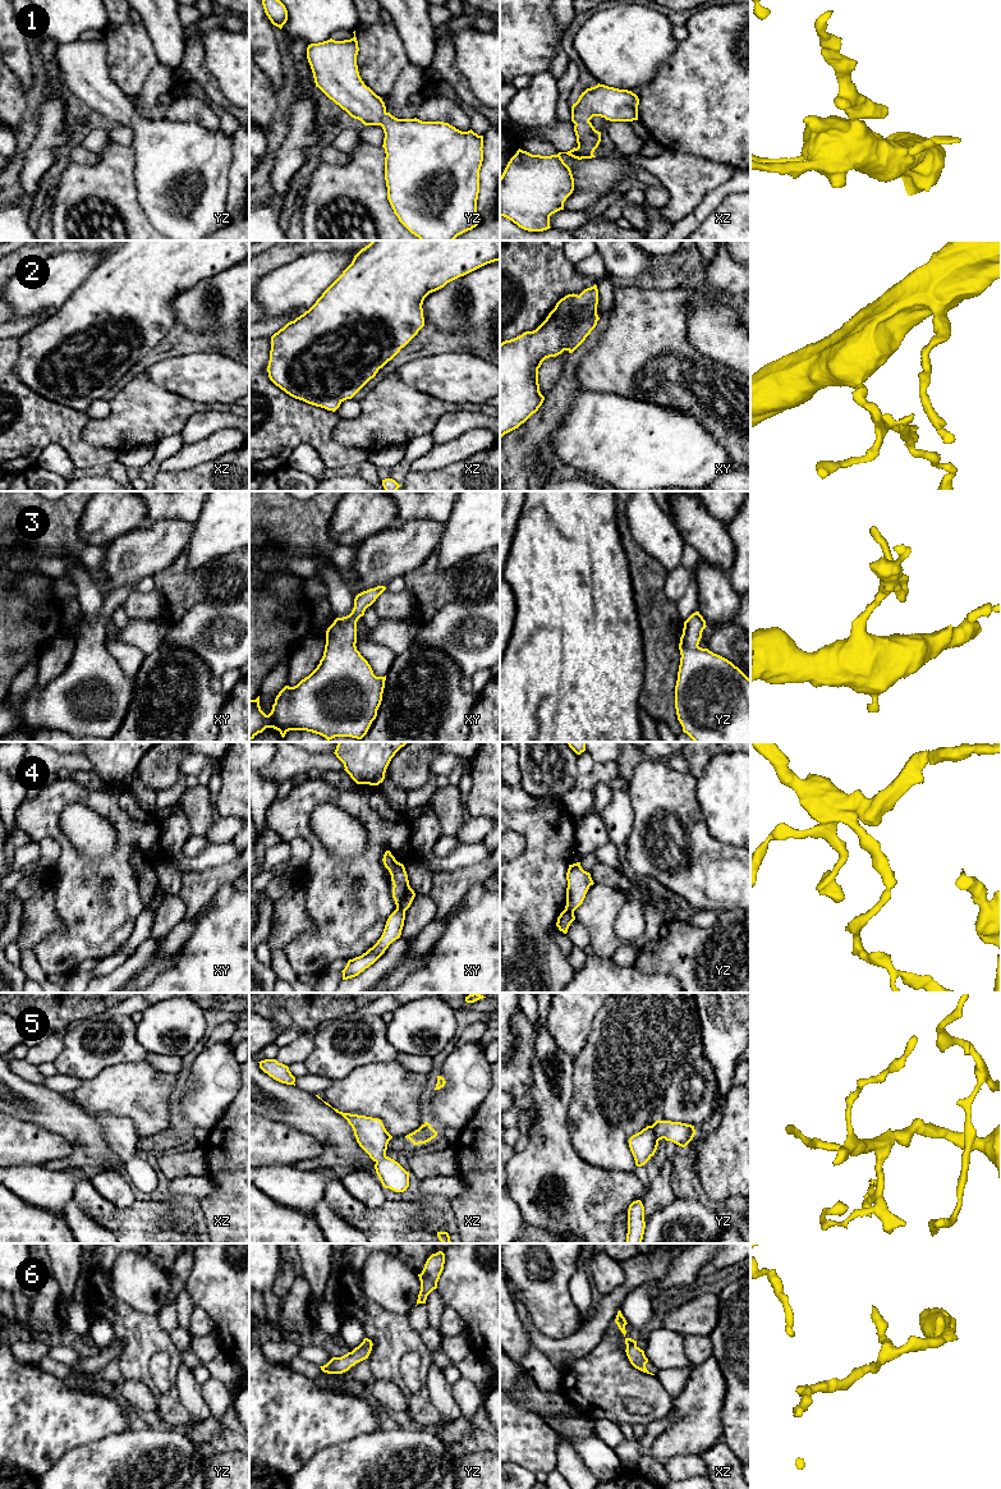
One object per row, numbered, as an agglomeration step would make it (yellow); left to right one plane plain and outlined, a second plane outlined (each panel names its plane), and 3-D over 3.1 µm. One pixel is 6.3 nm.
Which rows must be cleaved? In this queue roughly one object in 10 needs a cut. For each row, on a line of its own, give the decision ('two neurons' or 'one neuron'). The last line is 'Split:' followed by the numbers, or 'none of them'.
1: one neuron
2: one neuron
3: one neuron
4: two neurons
5: one neuron
6: one neuron
Split: 4

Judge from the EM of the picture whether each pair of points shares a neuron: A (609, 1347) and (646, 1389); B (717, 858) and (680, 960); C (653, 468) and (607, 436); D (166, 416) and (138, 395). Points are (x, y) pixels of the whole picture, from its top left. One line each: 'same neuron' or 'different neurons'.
A: same neuron
B: different neurons
C: same neuron
D: same neuron

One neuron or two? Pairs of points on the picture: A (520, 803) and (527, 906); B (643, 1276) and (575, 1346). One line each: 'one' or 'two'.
A: two
B: one

